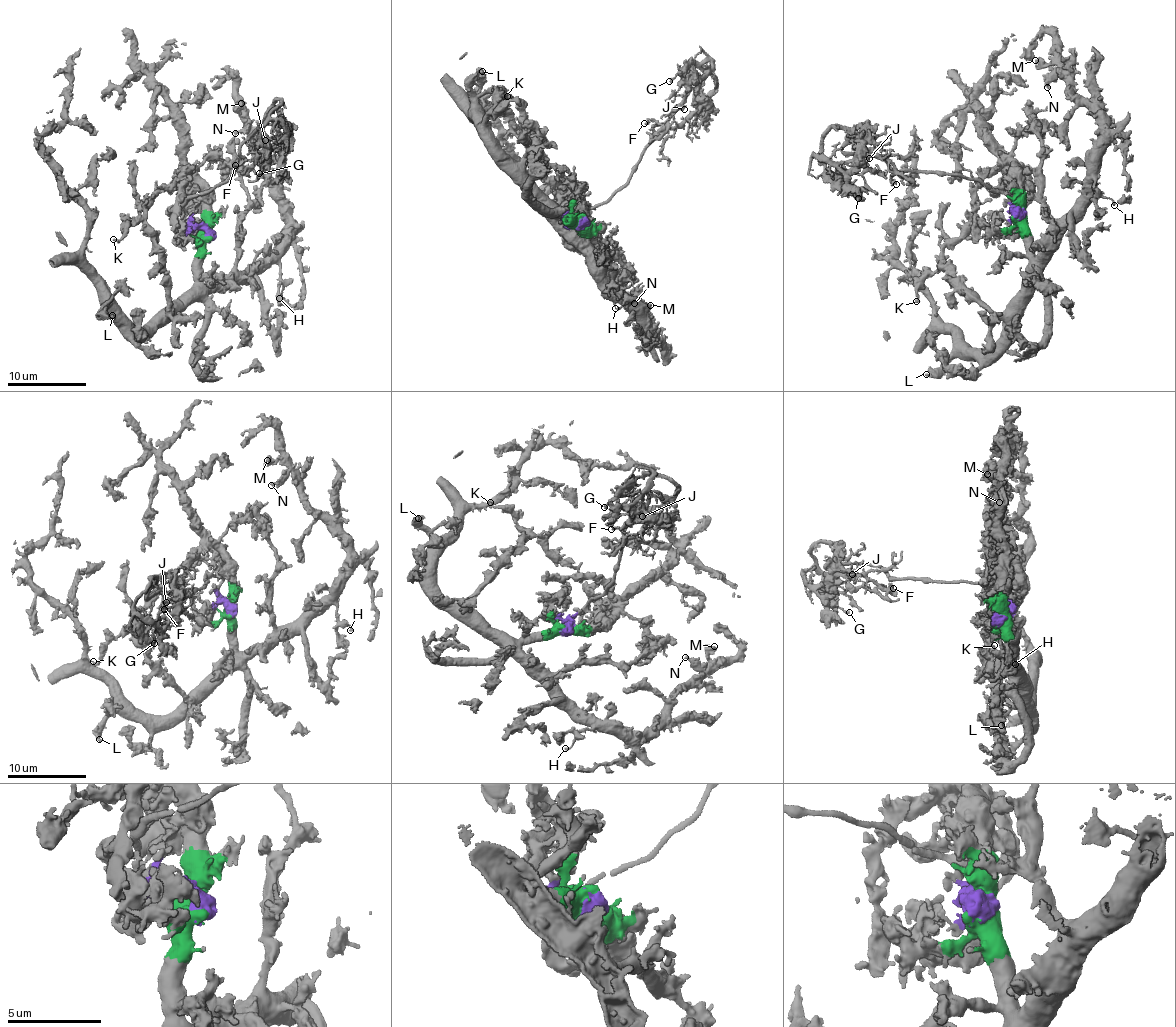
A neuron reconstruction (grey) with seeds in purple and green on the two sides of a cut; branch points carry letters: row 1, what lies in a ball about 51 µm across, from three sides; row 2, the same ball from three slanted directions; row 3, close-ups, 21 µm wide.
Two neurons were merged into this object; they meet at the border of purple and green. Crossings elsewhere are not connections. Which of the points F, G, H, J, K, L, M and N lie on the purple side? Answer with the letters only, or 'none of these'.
F, G, J

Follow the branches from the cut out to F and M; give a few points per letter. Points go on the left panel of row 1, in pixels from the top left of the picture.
F: (207, 234), (186, 221), (181, 205), (229, 179), (242, 145), (275, 111), (281, 138), (234, 166)
M: (207, 234), (203, 278), (205, 286), (218, 285), (273, 252), (289, 222), (253, 127), (237, 110), (241, 103)

